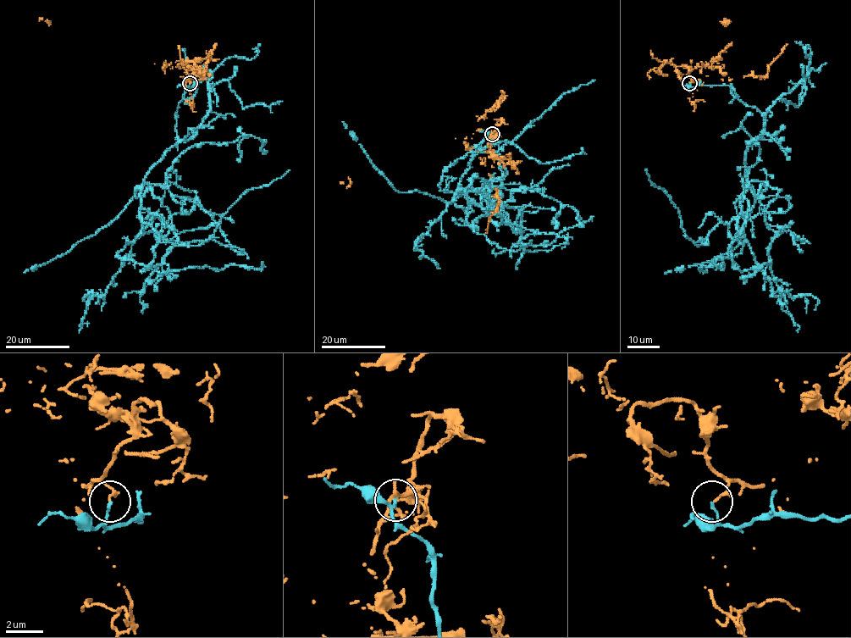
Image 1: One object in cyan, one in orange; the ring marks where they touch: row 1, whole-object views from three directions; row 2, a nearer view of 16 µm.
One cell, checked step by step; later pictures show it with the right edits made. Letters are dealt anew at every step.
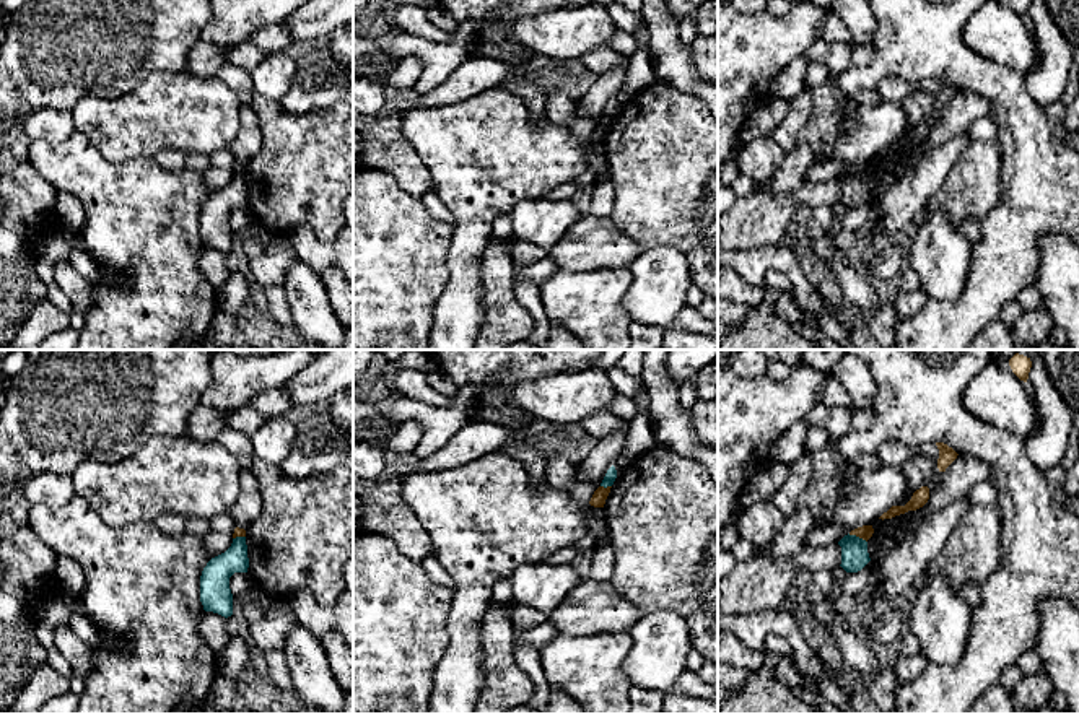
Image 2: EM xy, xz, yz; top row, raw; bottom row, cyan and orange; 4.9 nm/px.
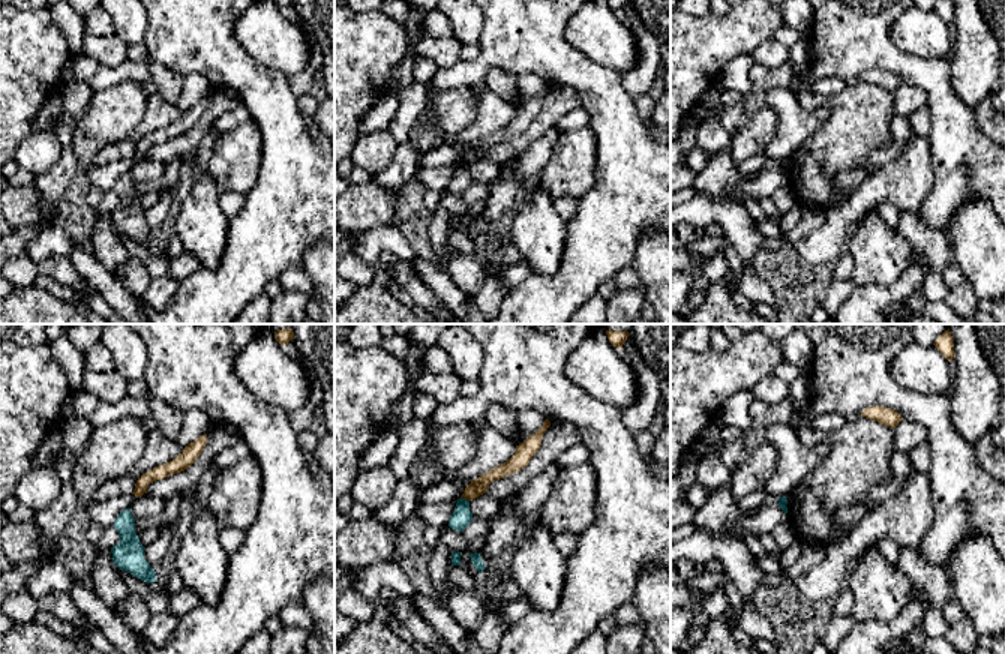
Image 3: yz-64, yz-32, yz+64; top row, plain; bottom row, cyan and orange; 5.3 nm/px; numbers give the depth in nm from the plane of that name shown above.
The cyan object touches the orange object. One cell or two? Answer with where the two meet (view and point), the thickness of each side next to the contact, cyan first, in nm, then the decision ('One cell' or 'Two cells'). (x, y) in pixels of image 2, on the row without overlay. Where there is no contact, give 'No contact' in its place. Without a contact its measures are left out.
Touches cyan at yz (858, 173). Thickness 140 nm (cyan) against 70 nm. Two cells

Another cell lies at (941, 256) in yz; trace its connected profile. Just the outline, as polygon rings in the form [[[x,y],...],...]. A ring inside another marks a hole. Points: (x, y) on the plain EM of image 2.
[[[936,211],[918,221],[906,260],[928,299],[957,301],[970,273],[972,244],[946,213]]]

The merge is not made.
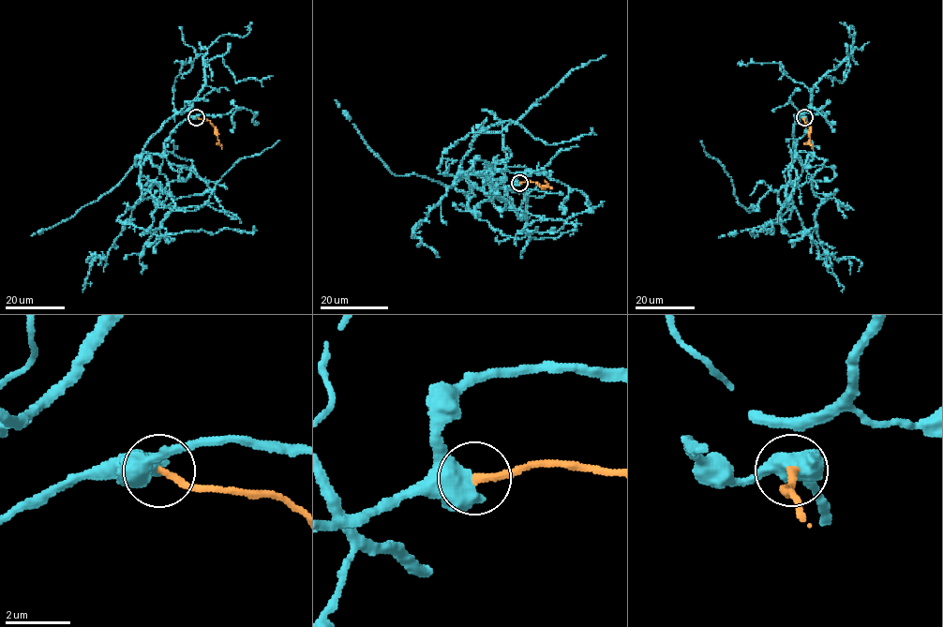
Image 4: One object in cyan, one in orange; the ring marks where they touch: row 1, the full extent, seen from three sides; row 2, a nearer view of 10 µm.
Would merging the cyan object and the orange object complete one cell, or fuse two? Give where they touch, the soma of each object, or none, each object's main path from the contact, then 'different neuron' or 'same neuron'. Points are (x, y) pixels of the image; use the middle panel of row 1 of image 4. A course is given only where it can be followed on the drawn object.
(519, 183) | cyan none | orange none | cyan via (518, 183), (493, 187), (439, 167), (460, 139), (499, 123), (549, 145), (591, 128) | orange via (519, 183), (532, 182), (543, 188), (552, 188) | same neuron

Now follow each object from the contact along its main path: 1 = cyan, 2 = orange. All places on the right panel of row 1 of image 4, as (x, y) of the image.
1: (803, 117), (806, 133), (789, 171), (791, 216), (751, 234), (774, 232), (763, 225)
2: (803, 117), (811, 128), (812, 149)

